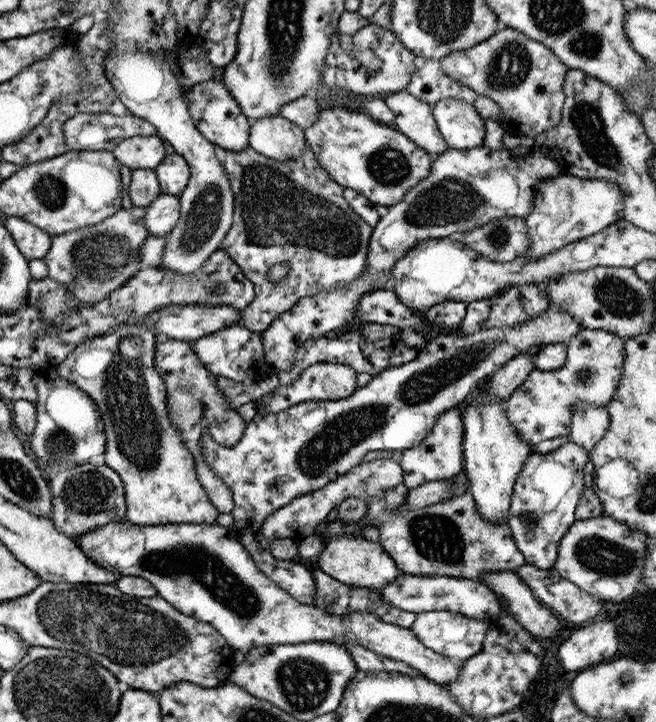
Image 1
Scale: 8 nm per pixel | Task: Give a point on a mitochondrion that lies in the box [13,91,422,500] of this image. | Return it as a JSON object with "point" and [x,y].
{"point":[275,211]}

